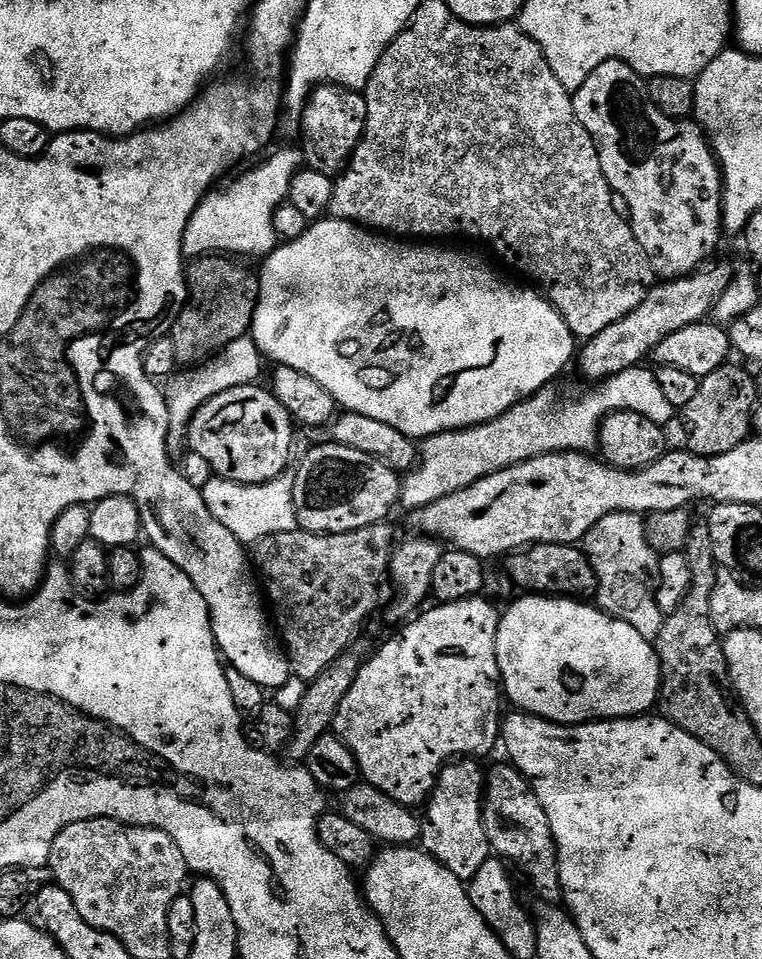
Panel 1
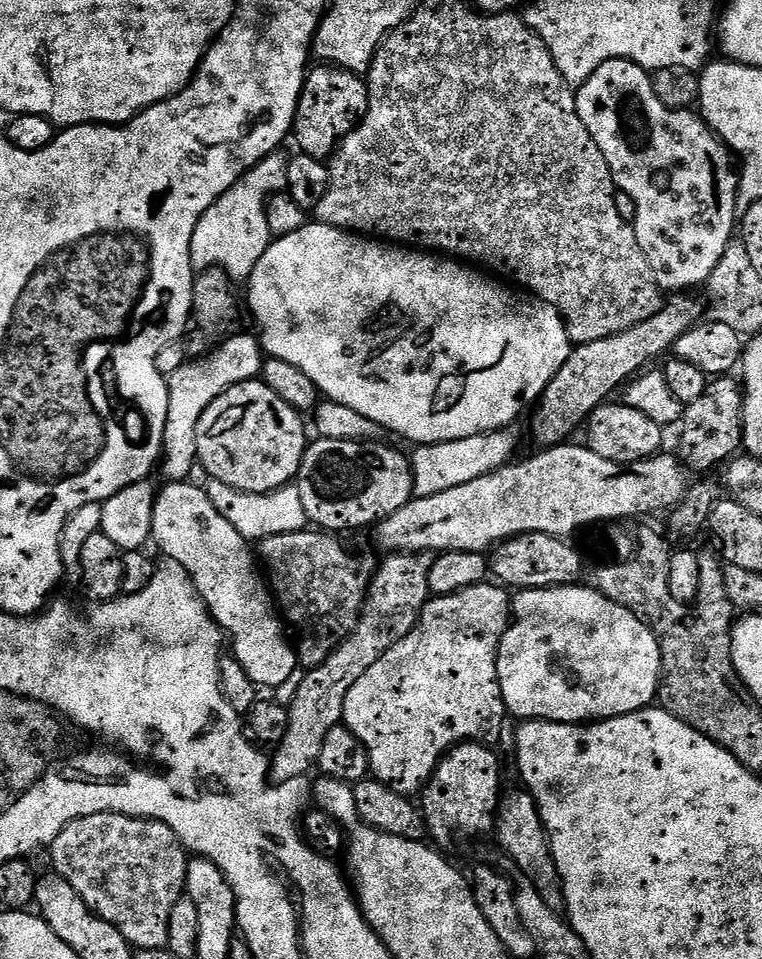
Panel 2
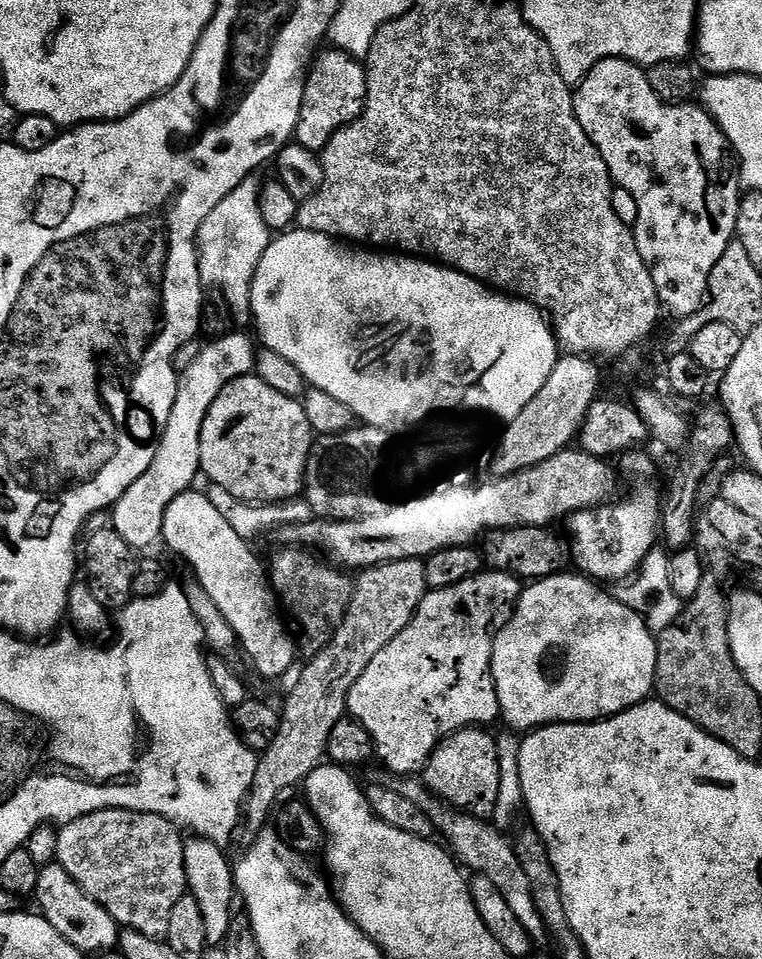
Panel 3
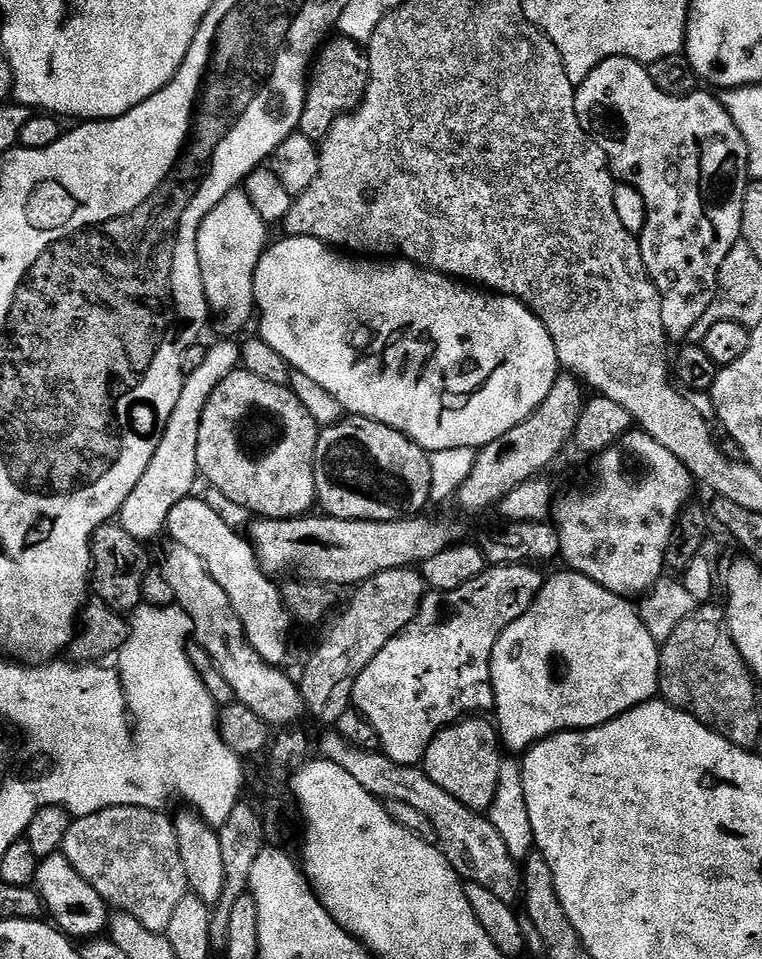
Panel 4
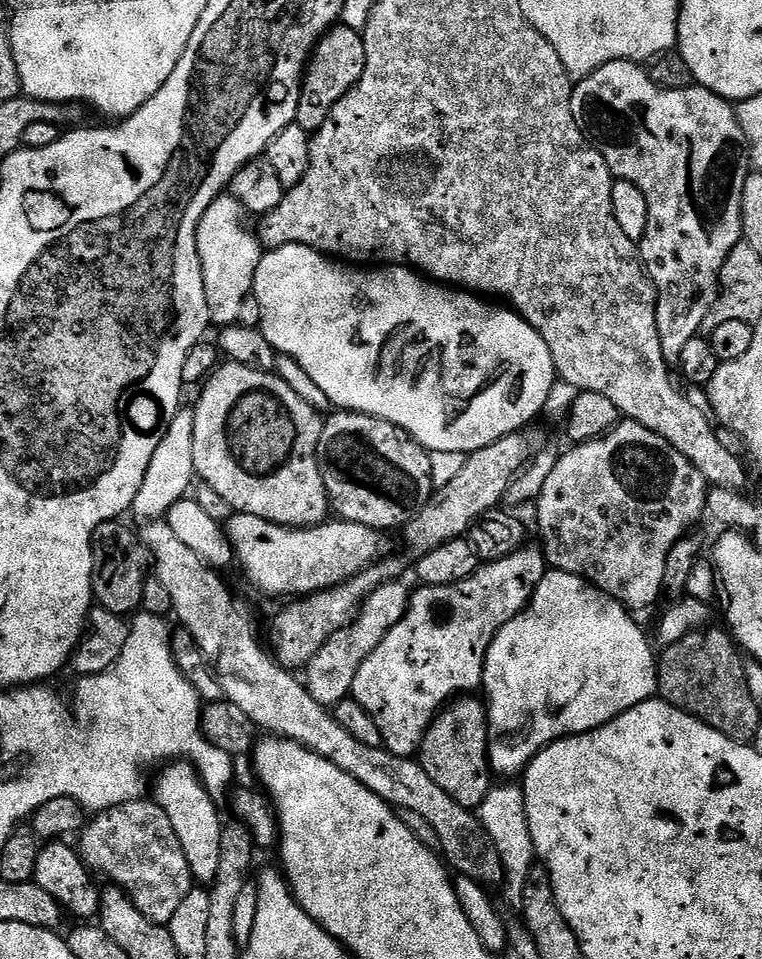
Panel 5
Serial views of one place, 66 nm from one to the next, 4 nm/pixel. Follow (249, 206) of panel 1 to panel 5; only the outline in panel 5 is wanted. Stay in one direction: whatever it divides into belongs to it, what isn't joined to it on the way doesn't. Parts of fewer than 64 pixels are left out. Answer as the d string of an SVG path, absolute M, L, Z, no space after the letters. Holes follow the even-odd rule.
M222 194L207 207L196 231L203 289L206 290L207 309L210 310L209 323L216 328L235 324L241 319L244 302L251 295L254 274L263 256L257 235L246 231L244 219L246 213L239 199Z

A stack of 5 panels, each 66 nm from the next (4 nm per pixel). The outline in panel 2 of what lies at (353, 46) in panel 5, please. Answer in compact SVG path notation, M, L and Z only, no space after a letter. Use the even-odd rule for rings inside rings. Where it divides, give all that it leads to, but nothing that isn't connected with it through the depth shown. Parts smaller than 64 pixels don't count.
M316 66L304 78L302 94L292 123L291 139L303 155L327 161L340 141L366 118L368 113L368 81L363 75L335 66Z

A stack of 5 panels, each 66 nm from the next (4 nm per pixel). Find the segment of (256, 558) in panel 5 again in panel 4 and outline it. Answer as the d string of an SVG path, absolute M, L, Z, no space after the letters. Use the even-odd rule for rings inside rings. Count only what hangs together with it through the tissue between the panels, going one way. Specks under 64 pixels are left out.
M305 514L290 520L256 518L246 528L247 539L256 551L260 569L267 575L276 578L295 574L299 579L325 586L358 586L363 580L386 570L423 565L426 558L434 558L434 554L457 543L463 532L458 521L431 520L428 514L386 522L339 520L323 514Z

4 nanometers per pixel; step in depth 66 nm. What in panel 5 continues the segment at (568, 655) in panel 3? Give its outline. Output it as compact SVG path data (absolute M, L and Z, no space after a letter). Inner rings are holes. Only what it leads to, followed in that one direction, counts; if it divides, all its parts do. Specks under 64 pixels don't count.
M555 570L545 571L544 577L542 578L542 582L538 582L538 586L534 590L534 594L532 595L532 600L529 602L528 607L524 609L524 611L519 612L510 622L506 622L506 626L502 626L502 630L498 630L498 634L494 638L494 642L490 646L490 650L486 654L486 662L484 663L484 683L482 685L482 692L485 692L488 695L488 700L486 699L486 707L488 710L488 762L492 766L492 771L495 773L497 777L506 776L502 778L516 778L523 773L524 769L527 768L528 764L534 759L540 751L547 744L553 744L556 740L560 740L564 736L580 736L584 732L589 732L590 730L594 730L598 726L602 726L606 722L610 722L614 718L618 718L618 714L622 714L626 710L630 710L634 706L638 706L642 702L646 702L647 700L653 699L657 695L658 692L658 656L657 653L652 653L653 645L650 643L648 645L648 640L644 637L644 632L639 628L638 625L635 624L633 613L629 611L629 609L625 608L624 605L617 602L615 598L612 596L608 596L604 593L601 588L595 588L593 584L588 583L587 580L584 579L583 576L575 576L574 574L570 574L569 572L558 572Z

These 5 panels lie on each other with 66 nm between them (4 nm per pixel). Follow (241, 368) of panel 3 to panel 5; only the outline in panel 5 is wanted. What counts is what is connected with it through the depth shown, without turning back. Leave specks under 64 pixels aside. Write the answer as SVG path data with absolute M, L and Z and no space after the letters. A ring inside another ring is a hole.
M181 407L180 413L170 422L162 442L158 442L158 450L154 450L154 458L150 458L150 466L146 470L146 478L134 498L131 515L141 516L141 521L159 520L167 517L168 511L183 498L196 476L194 466L193 409Z

